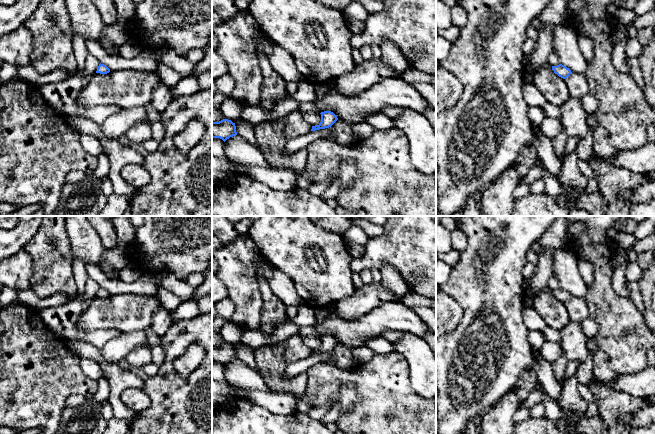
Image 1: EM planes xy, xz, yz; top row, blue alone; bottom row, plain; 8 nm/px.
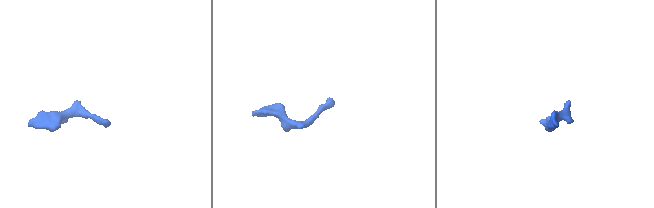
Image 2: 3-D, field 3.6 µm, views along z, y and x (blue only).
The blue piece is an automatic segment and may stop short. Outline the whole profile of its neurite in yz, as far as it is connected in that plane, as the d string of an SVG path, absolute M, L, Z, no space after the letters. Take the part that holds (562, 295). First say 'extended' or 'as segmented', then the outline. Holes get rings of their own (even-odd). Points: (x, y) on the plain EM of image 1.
as segmented; M562 288L552 290L552 294L563 303L566 303L571 298L571 294Z

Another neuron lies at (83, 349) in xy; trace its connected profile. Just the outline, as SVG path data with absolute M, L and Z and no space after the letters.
M67 340L68 347L81 358L97 361L103 374L107 377L110 394L108 401L113 410L113 418L124 420L131 427L136 413L129 409L121 400L122 393L128 388L144 386L144 379L131 369L123 369L116 363L110 363L101 357L99 348L82 340Z

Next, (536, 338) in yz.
M529 330L528 339L530 346L535 352L539 352L542 348L542 345L546 341L543 333L538 330Z

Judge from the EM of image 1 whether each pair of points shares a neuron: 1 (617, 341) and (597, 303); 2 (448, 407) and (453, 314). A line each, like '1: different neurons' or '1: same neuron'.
1: same neuron
2: different neurons

